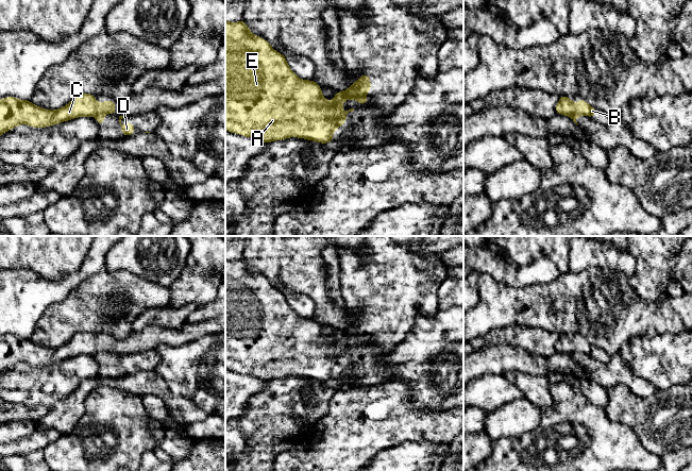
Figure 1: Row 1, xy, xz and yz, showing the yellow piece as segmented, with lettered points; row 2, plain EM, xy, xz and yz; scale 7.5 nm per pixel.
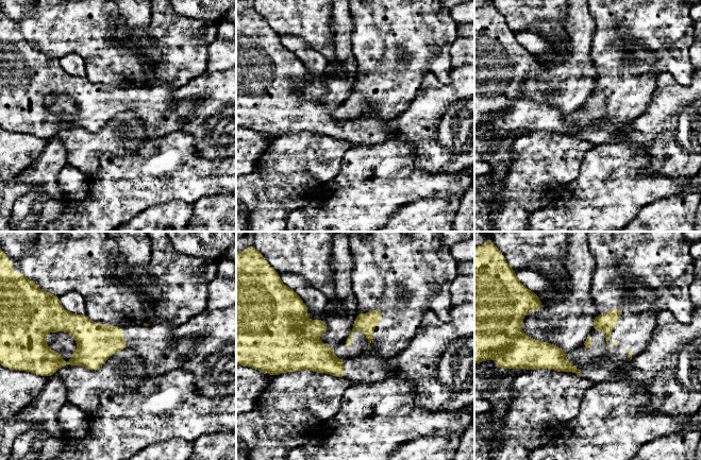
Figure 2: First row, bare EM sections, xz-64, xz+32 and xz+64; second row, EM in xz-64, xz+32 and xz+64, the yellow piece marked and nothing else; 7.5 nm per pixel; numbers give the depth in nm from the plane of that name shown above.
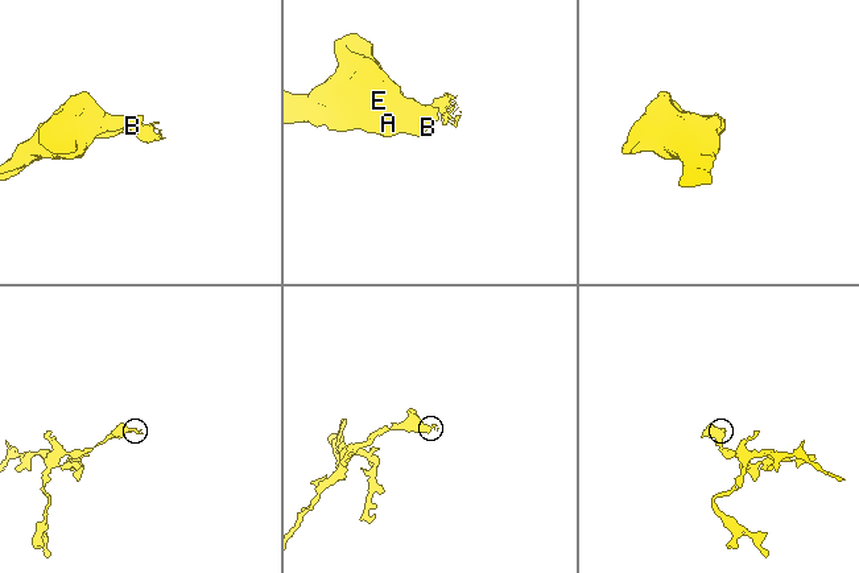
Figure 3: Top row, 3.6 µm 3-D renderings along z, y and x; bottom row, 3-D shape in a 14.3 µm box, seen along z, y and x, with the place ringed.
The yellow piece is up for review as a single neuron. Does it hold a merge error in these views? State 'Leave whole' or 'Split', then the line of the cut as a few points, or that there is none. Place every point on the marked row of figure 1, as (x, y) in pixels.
Split. Split along xz (342, 112), (338, 115), (331, 114)

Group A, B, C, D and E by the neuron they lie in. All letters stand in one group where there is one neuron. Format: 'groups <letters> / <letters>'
groups A B C E / D

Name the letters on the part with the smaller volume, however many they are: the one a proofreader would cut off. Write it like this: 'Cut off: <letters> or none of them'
Cut off: D

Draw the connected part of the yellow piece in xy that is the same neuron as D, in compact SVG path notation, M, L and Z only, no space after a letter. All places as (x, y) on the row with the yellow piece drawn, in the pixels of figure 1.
M119 116L119 123L121 125L121 131L125 136L132 136L132 134L135 132L135 128L134 125L132 124L132 122L129 122L126 121L124 125L121 124L121 119L123 118L124 116Z

